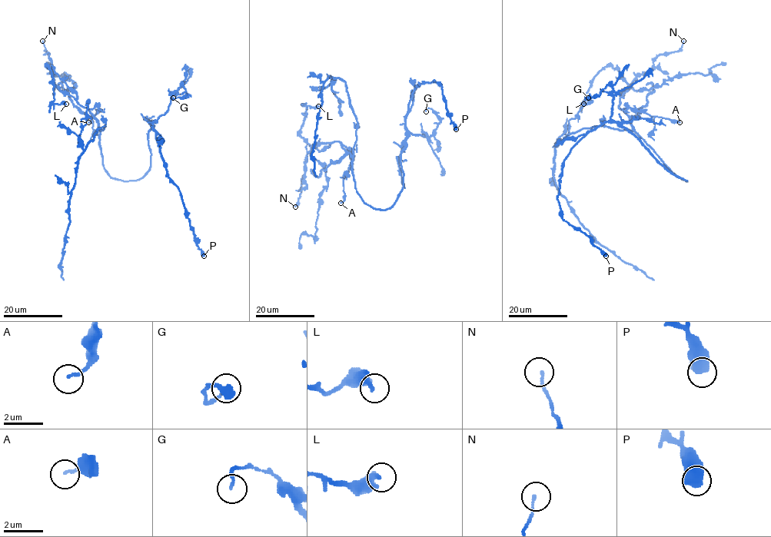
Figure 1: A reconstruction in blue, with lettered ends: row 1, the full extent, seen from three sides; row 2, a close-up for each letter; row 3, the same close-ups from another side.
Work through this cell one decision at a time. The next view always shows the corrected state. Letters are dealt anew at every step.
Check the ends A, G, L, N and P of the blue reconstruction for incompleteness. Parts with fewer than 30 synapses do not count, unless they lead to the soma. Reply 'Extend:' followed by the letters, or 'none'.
Extend: none

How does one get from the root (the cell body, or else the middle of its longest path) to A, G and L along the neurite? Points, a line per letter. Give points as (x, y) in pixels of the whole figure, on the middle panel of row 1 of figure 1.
A: (359, 194), (352, 169), (352, 155), (343, 146), (350, 152), (351, 164), (343, 179), (344, 197), (340, 203)
G: (359, 194), (376, 209), (393, 203), (403, 187), (407, 137), (430, 137), (439, 124), (431, 109), (426, 111)
L: (359, 194), (352, 155), (341, 144), (333, 141), (318, 151), (299, 134), (306, 117), (305, 104), (318, 106)

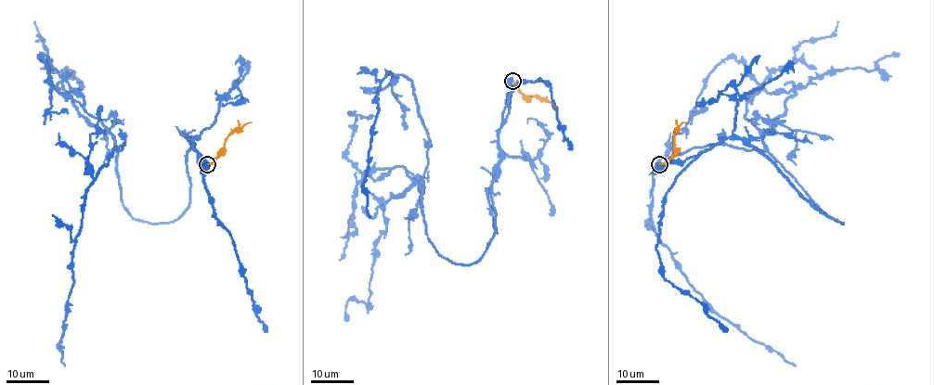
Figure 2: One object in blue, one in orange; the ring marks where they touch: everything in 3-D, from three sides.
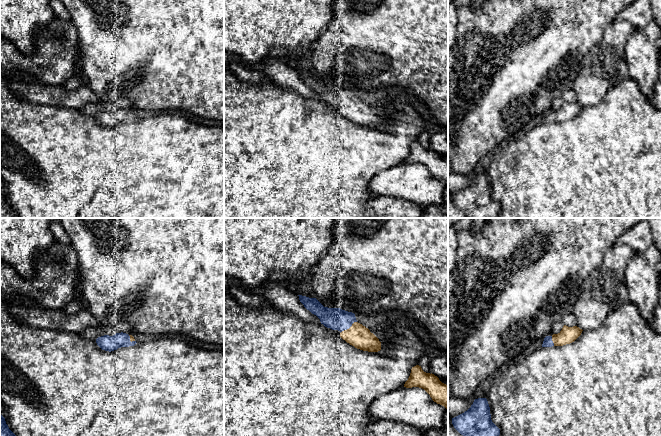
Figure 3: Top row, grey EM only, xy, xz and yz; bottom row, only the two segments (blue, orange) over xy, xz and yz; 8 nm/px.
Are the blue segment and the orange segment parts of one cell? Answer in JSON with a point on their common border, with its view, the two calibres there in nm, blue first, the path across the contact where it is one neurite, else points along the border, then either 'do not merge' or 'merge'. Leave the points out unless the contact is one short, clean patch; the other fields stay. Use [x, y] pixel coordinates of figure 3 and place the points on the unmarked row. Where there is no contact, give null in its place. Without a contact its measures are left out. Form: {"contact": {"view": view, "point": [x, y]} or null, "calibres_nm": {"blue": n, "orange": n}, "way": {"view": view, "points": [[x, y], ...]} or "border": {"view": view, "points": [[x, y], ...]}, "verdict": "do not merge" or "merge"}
{"contact": {"view": "xz", "point": [348, 104]}, "calibres_nm": {"blue": 180, "orange": 180}, "verdict": "merge"}

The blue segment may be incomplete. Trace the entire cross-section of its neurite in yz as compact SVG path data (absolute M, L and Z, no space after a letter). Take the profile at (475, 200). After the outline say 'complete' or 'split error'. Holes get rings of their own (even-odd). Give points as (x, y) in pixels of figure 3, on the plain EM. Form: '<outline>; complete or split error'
M486 174L475 175L467 187L452 194L452 200L468 218L497 218L500 211L500 205L491 196L490 183Z; complete

